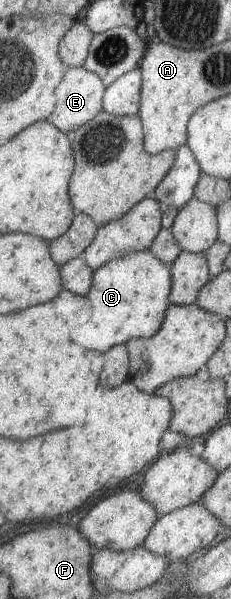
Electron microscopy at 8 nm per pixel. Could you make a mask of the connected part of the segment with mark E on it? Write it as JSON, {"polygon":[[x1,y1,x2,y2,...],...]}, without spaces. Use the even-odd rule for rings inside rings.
{"polygon":[[82,66,67,67,54,90,55,110,48,115,46,120,56,129,69,134,73,129,92,119,102,109,104,90,104,84,94,72,86,71]]}

